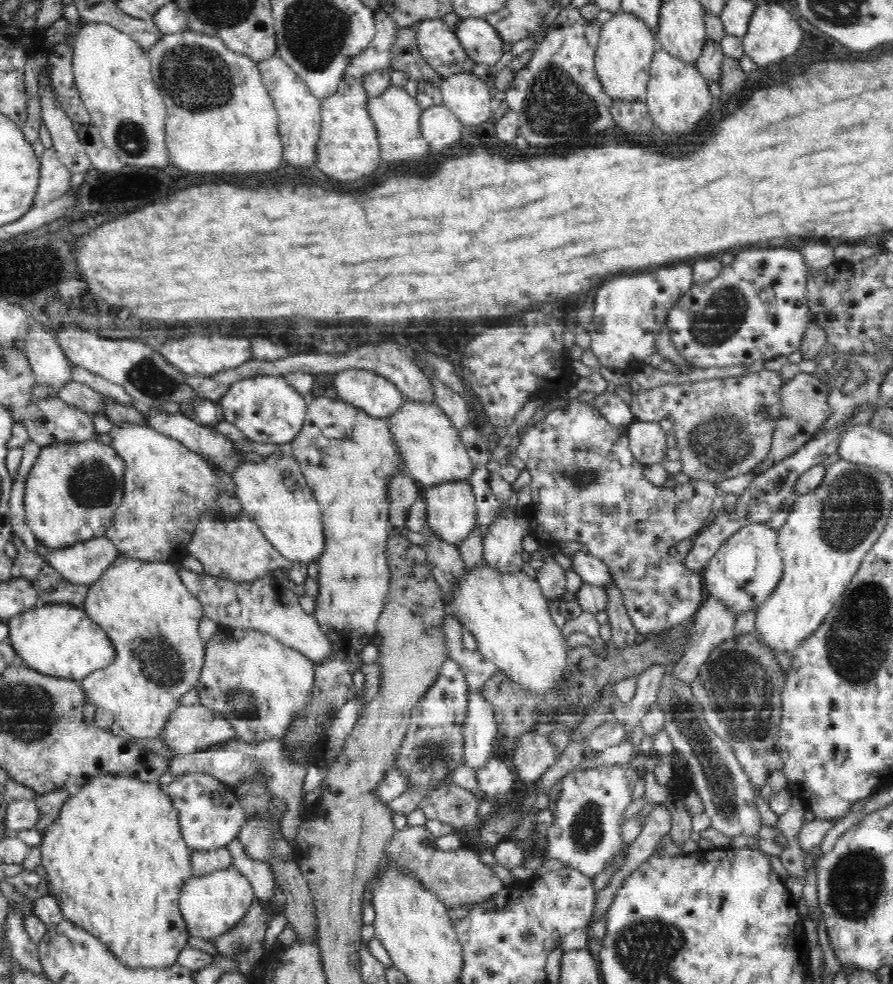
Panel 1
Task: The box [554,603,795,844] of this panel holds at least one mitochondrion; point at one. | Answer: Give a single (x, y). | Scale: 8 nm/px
(742, 688)

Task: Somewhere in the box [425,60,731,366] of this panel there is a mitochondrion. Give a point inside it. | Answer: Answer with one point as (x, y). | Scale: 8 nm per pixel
(555, 107)

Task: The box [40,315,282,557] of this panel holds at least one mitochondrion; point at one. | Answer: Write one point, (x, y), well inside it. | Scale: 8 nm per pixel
(92, 483)

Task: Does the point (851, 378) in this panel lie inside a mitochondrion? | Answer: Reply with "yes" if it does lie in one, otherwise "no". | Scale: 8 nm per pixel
yes

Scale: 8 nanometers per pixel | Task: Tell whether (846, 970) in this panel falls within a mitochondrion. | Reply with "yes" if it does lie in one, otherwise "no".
no

